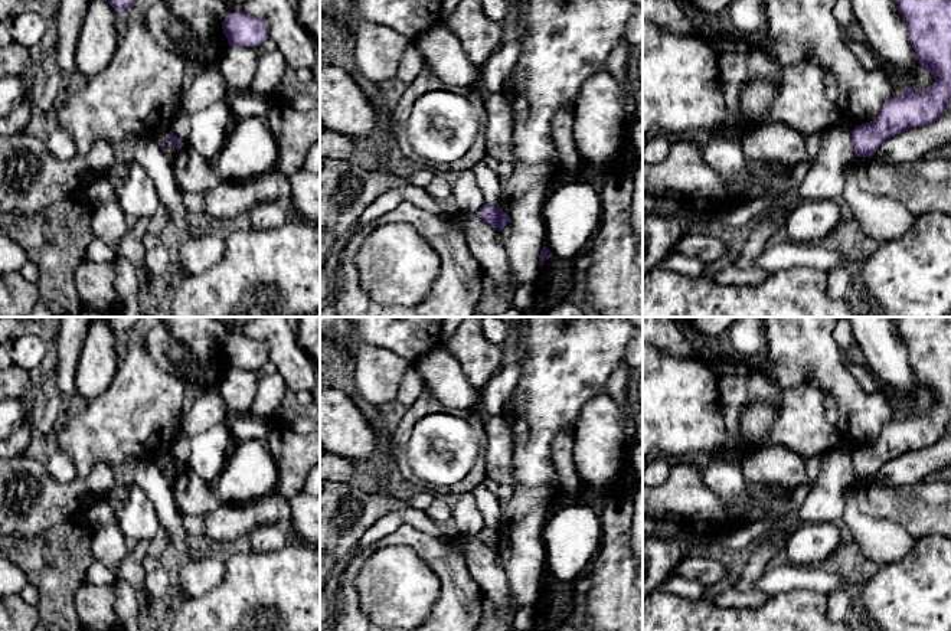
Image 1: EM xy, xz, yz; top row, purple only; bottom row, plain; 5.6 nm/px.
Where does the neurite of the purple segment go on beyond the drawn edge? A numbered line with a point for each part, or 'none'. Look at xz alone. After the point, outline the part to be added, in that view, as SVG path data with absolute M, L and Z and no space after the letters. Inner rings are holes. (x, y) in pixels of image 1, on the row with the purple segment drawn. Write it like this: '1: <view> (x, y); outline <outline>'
none

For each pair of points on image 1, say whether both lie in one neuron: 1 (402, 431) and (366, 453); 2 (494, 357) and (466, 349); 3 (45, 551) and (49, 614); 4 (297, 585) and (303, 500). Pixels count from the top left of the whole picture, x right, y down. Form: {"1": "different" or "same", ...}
{"1": "different", "2": "same", "3": "same", "4": "different"}

